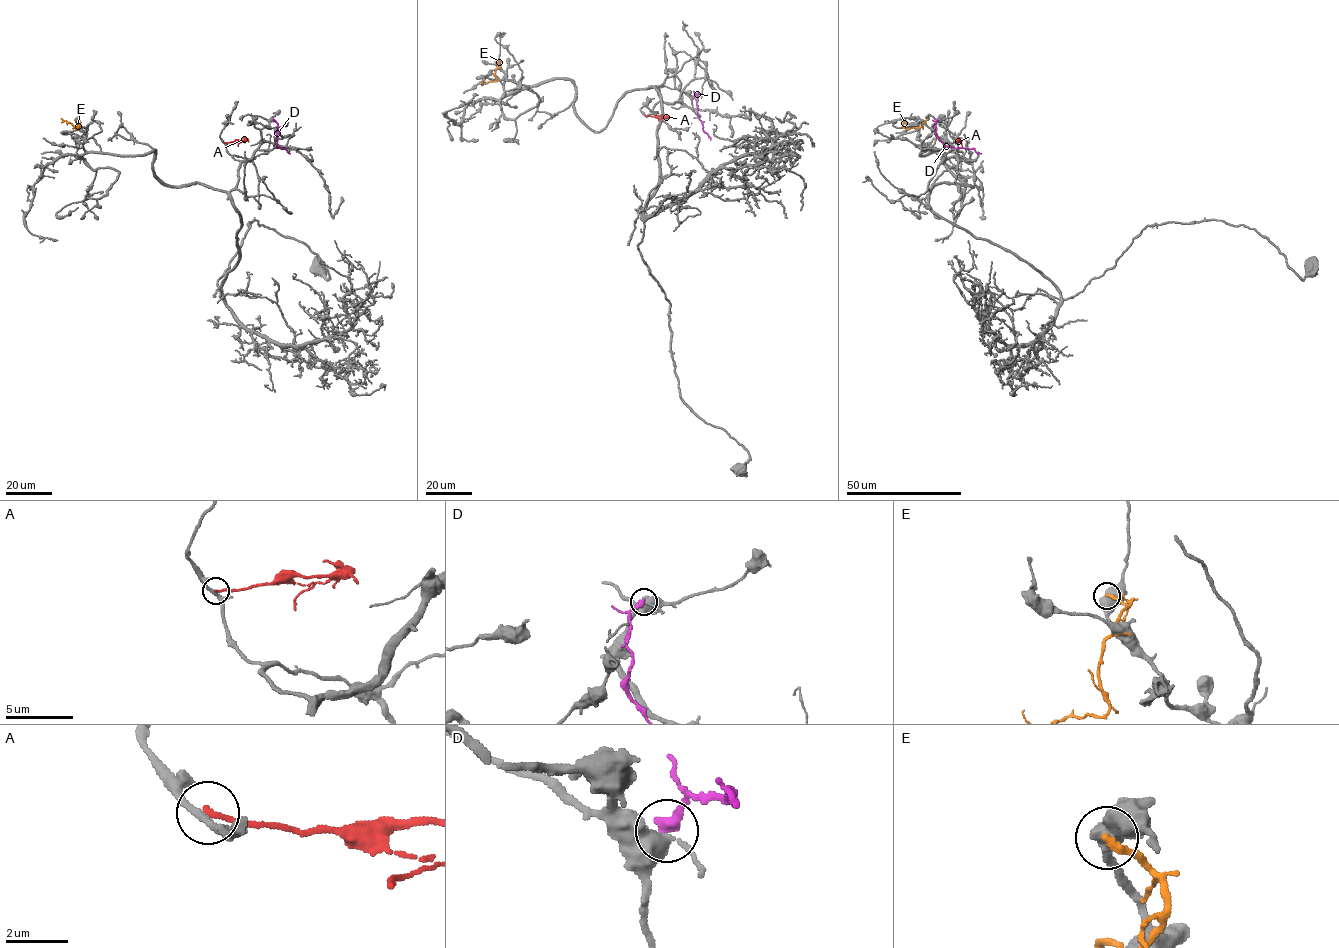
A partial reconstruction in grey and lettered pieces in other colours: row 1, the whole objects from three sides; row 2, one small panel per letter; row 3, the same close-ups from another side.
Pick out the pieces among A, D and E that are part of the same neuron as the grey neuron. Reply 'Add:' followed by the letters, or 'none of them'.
Add: none of them

